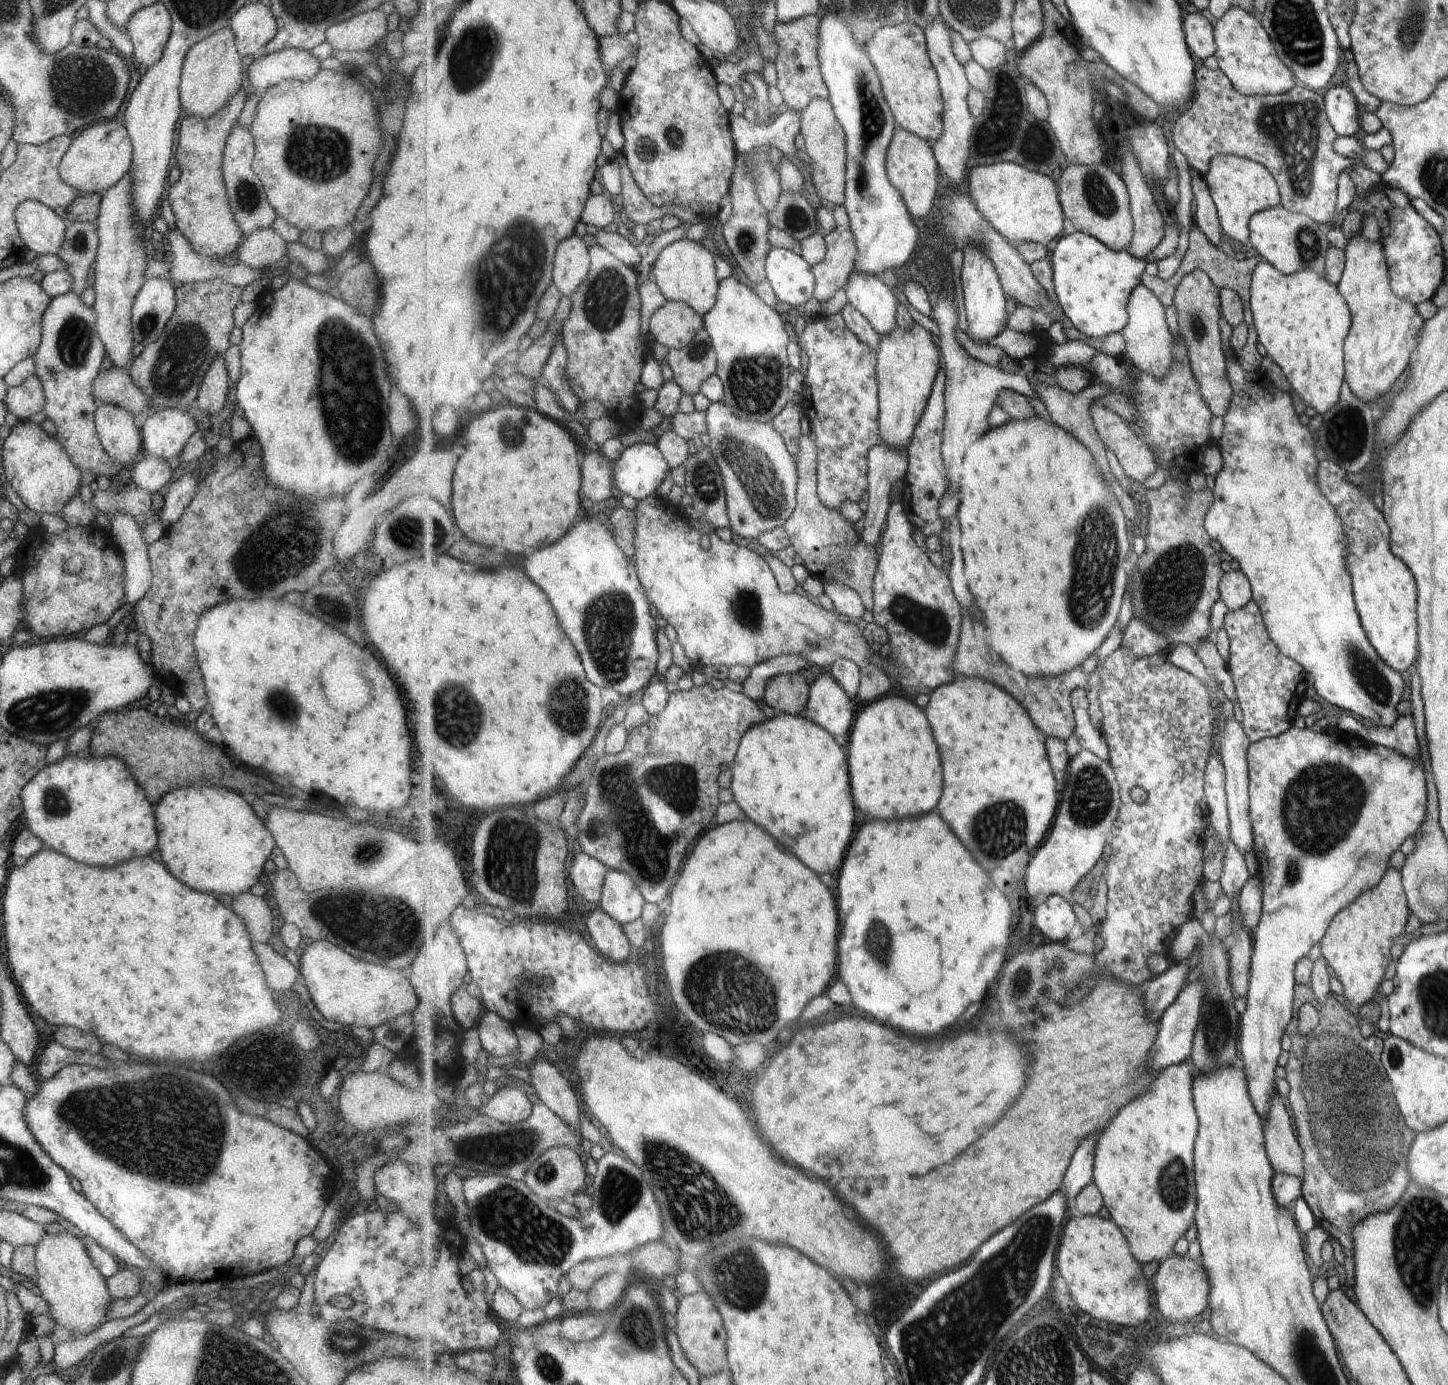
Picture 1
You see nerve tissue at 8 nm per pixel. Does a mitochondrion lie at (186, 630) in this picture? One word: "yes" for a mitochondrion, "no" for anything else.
no

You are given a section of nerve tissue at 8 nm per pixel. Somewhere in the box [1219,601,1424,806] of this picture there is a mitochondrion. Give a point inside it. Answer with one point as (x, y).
(1370, 679)

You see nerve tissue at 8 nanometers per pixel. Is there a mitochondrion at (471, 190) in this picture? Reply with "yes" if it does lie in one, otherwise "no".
no

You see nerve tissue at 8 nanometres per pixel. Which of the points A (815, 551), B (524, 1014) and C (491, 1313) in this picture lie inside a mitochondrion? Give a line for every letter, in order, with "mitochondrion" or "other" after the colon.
A: other
B: other
C: other

